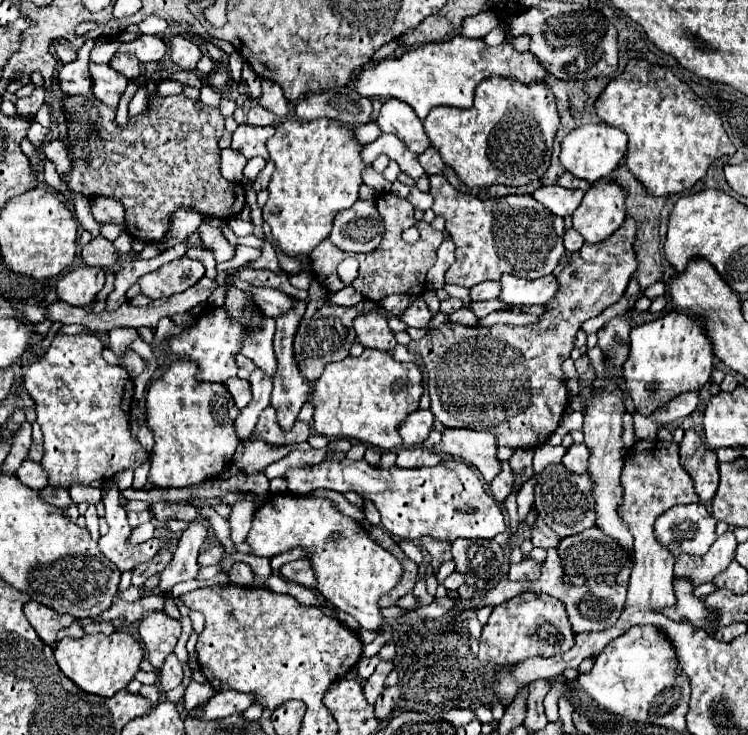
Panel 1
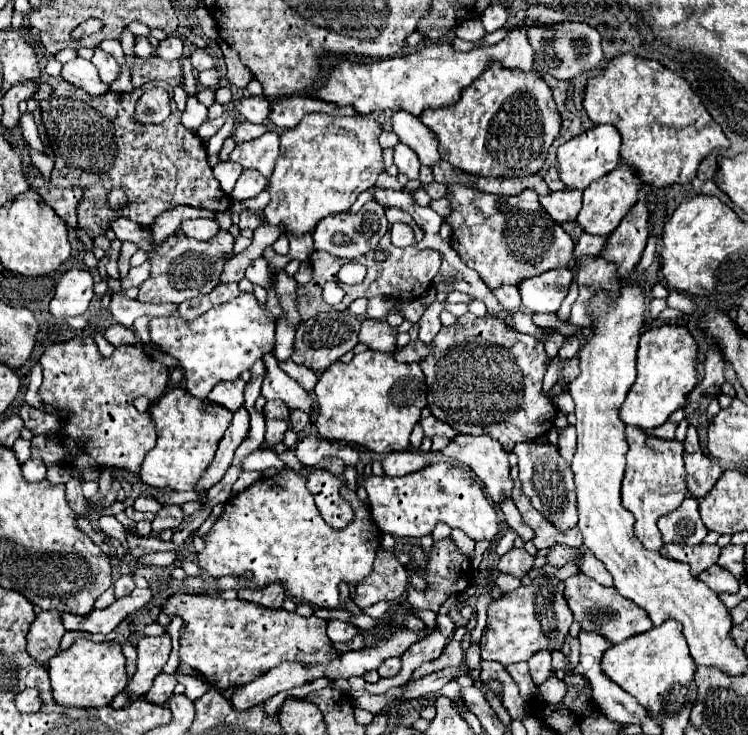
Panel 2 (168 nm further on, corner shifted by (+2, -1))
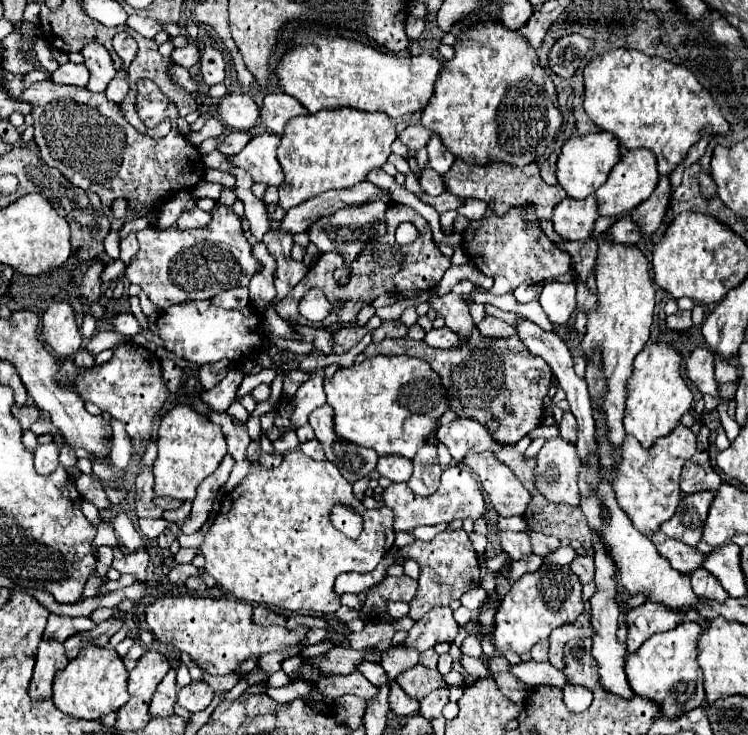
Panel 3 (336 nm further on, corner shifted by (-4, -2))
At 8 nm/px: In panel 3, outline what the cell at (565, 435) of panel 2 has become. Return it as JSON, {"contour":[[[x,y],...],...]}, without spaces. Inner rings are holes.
{"contour":[[[571,413],[563,415],[563,419],[559,423],[559,431],[561,431],[561,437],[565,441],[569,441],[573,445],[577,443],[577,421],[575,421],[575,417]]]}

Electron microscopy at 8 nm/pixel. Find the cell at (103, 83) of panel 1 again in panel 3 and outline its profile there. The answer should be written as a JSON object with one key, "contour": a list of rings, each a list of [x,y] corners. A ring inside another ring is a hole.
{"contour":[[[67,63],[61,65],[53,75],[53,81],[63,83],[63,85],[75,85],[75,87],[85,87],[89,81],[89,69],[85,65],[75,65],[75,63]]]}

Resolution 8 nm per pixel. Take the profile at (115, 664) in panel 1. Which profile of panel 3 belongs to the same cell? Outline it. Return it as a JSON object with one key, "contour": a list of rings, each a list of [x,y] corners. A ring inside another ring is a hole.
{"contour":[[[83,647],[75,659],[63,671],[57,671],[53,679],[53,703],[61,713],[77,719],[101,719],[103,715],[117,711],[129,701],[127,693],[127,669],[115,649]]]}

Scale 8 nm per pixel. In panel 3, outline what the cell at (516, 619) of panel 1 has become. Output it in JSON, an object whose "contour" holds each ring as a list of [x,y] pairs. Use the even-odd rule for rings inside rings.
{"contour":[[[543,565],[535,573],[523,575],[513,583],[511,591],[503,597],[495,613],[493,645],[497,653],[513,651],[517,655],[529,653],[533,645],[543,639],[549,639],[555,627],[573,623],[583,613],[581,601],[581,583],[579,577],[569,569],[569,565]],[[543,587],[543,593],[541,589]]]}

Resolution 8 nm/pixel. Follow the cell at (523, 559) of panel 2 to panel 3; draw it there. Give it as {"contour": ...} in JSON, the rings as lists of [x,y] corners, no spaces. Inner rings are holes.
{"contour":[[[501,531],[499,537],[501,537],[501,547],[503,547],[503,551],[507,551],[513,561],[517,561],[517,559],[533,553],[533,551],[531,551],[531,543],[529,543],[529,537],[527,537],[525,531],[521,531],[521,533]]]}

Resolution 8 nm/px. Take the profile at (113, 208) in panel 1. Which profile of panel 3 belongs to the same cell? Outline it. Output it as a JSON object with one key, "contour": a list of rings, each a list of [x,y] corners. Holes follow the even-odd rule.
{"contour":[[[219,203],[211,215],[213,223],[201,231],[179,231],[175,227],[165,231],[147,227],[137,231],[139,253],[133,263],[127,265],[125,279],[141,285],[155,307],[165,309],[177,303],[211,299],[231,287],[249,285],[259,261],[251,255],[251,245],[243,235],[241,219],[229,207]]]}

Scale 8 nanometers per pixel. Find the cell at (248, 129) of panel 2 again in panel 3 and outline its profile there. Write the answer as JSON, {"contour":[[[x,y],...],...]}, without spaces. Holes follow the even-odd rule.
{"contour":[[[231,131],[231,133],[223,139],[223,143],[219,145],[219,151],[225,153],[225,155],[237,155],[249,141],[251,141],[251,133]]]}

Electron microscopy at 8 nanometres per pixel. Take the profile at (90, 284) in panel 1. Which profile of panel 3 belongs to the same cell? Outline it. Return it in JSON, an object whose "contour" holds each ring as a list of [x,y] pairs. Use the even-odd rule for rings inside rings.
{"contour":[[[57,301],[57,305],[51,305],[51,309],[43,313],[41,333],[59,357],[71,357],[81,347],[81,333],[71,301]]]}

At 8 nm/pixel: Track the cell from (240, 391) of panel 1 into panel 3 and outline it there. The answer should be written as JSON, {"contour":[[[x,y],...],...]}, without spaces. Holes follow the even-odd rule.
{"contour":[[[239,369],[229,371],[225,375],[225,379],[221,383],[217,383],[211,391],[205,391],[201,395],[201,399],[215,411],[227,411],[229,405],[237,401],[237,391],[239,391],[243,377],[245,377],[245,373]]]}

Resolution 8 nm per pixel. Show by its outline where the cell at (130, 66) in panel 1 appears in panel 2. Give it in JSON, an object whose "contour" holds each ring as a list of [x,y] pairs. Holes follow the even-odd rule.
{"contour":[[[95,48],[91,62],[95,64],[95,68],[97,68],[97,72],[99,72],[99,80],[101,80],[103,84],[111,84],[111,82],[117,78],[117,74],[119,74],[119,64],[115,62],[113,56],[109,56],[107,52],[103,52],[101,48]]]}

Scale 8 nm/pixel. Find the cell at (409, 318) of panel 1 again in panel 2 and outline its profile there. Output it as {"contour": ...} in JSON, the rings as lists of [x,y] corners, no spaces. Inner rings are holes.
{"contour":[[[435,302],[435,304],[431,304],[431,306],[427,306],[427,310],[425,310],[425,314],[423,314],[423,318],[421,318],[421,322],[419,322],[419,326],[421,326],[421,330],[419,330],[419,340],[421,342],[425,342],[425,344],[429,344],[435,336],[437,336],[437,332],[441,330],[441,322],[439,322],[439,312],[443,310],[444,302]]]}

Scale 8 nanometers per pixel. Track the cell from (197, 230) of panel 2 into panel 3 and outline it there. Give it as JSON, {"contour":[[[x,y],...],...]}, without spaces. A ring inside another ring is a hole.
{"contour":[[[193,207],[191,211],[181,213],[181,217],[177,219],[177,227],[181,231],[185,231],[185,229],[201,229],[201,227],[207,227],[209,223],[211,223],[211,213],[205,213],[199,207]]]}

